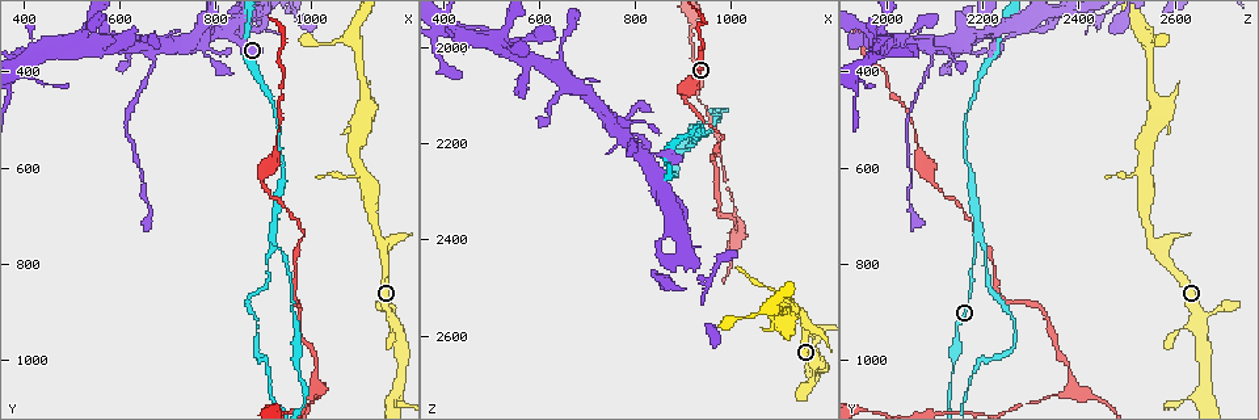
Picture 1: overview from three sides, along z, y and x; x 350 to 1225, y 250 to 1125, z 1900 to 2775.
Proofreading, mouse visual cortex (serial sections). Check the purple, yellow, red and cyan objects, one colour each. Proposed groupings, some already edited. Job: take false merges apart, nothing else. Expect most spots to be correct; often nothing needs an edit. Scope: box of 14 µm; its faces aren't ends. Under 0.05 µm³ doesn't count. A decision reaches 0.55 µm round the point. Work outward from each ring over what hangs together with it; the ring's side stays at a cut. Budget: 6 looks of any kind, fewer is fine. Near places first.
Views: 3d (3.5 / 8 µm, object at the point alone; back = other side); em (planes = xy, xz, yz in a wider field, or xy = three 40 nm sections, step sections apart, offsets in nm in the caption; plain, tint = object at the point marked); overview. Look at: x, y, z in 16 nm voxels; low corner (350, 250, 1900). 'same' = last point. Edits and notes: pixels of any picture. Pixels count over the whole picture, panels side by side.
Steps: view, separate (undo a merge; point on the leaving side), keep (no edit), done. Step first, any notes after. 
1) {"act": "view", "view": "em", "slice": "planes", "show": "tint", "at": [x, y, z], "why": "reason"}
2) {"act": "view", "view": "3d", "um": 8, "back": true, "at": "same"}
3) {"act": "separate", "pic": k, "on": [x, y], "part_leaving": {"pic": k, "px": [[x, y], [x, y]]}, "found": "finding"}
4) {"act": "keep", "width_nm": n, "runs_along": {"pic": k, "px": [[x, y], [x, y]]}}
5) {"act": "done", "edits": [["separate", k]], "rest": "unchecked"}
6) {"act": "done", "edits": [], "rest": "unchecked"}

{"act": "view", "view": "3d", "um": 3.5, "at": [1030, 345, 2565], "why": "calibre changes"}

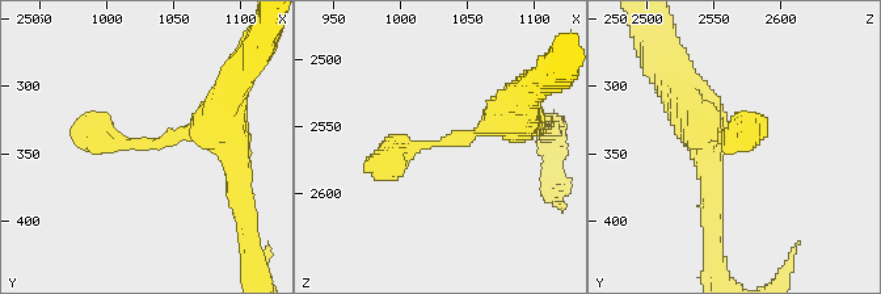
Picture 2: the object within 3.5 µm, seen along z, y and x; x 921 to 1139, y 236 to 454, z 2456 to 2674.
{"act": "view", "view": "em", "slice": "xy", "step": 5, "show": "tint", "at": [1024, 342, 2560], "why": "now the EM"}

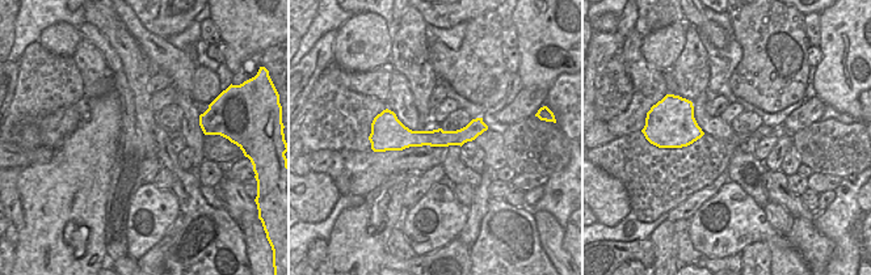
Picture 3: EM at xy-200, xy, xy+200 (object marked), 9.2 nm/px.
{"act": "keep", "runs_along": {"pic": 2, "px": [[511, 114], [363, 168]]}, "found": "one cell here"}

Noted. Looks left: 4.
{"act": "view", "view": "3d", "um": 3.5, "at": [1015, 1060, 2385], "why": "sharp bend"}

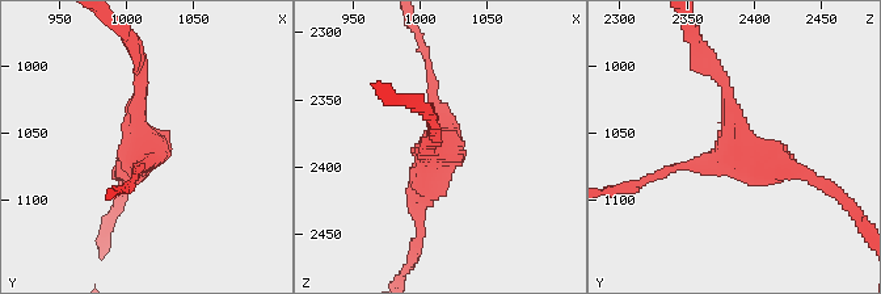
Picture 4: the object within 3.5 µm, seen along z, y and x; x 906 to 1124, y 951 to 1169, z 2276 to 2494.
{"act": "view", "view": "em", "slice": "xy", "step": 3, "show": "tint", "at": [1014, 1058, 2386]}

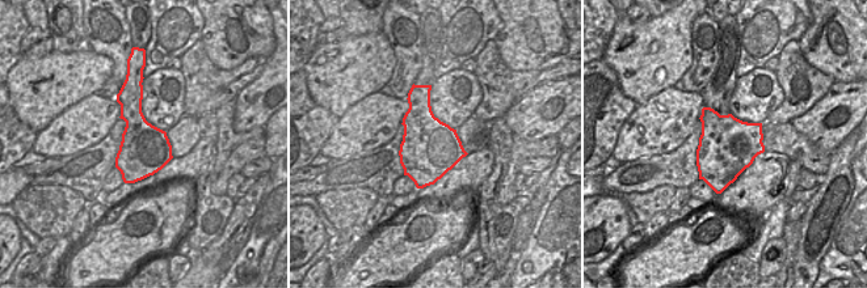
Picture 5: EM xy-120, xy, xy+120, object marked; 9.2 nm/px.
{"act": "keep", "arms": 3, "runs_along": {"pic": 4, "px": [[138, 64], [150, 160], [138, 172]]}, "found": "all the same cell"}

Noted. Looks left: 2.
{"act": "view", "view": "3d", "um": 8, "at": [825, 320, 2225], "why": "looks like a crossing"}

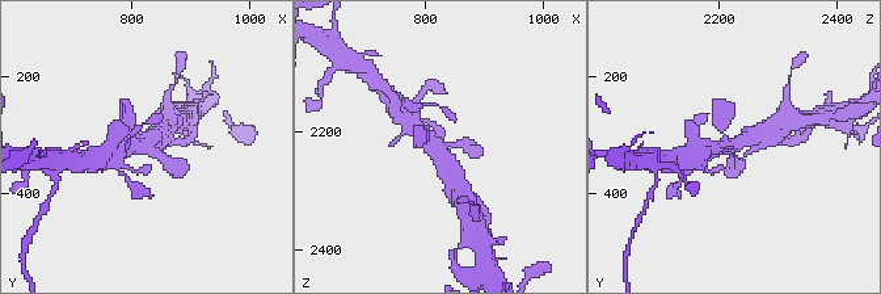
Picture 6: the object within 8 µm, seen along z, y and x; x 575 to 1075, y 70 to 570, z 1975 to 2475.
{"act": "view", "view": "em", "slice": "xy", "step": 2, "show": "tint", "at": [820, 320, 2225], "arms": 4, "arm_widths_nm": [200, 300, 400, 500], "why": "shape alone is not enough"}

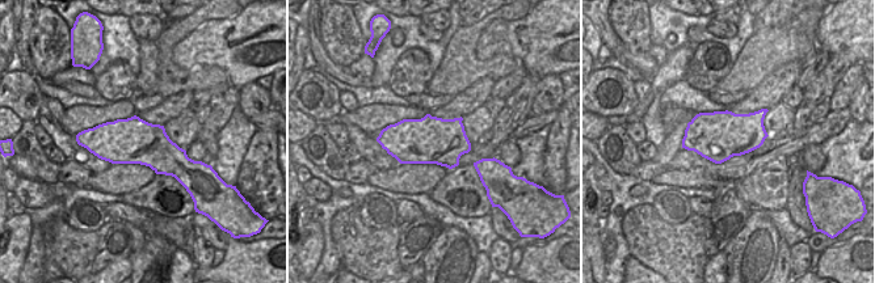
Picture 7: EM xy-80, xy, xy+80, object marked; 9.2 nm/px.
{"act": "keep", "runs_along": {"pic": 6, "px": [[471, 148], [438, 146], [409, 120]]}, "found": "one cell here"}

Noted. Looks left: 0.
{"act": "done", "edits": [], "rest": "unchecked"}

